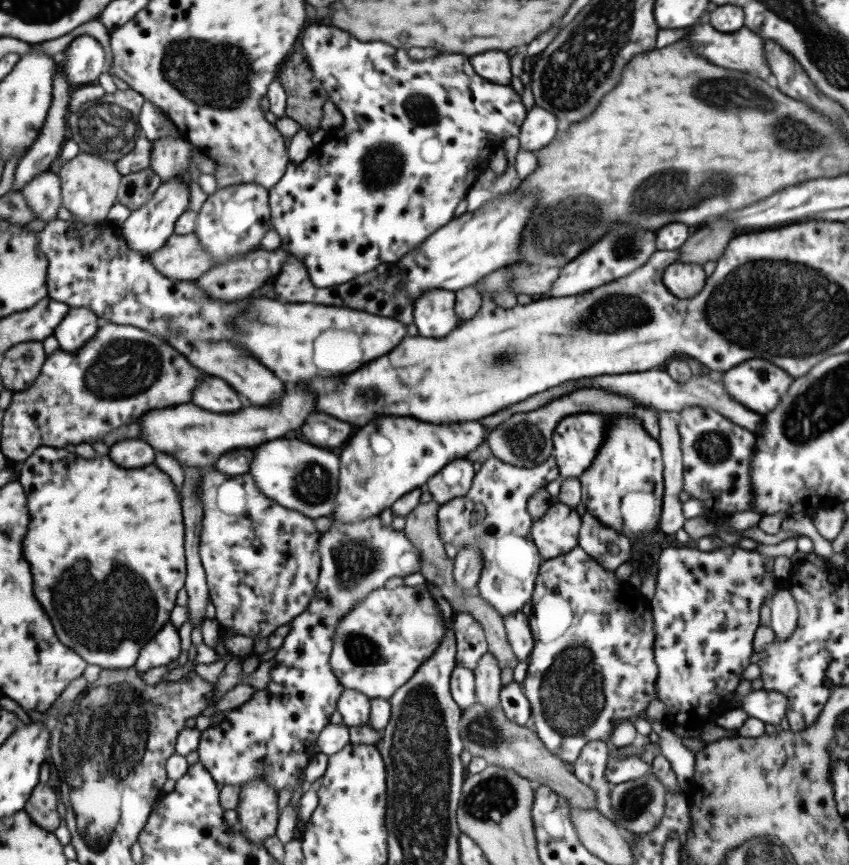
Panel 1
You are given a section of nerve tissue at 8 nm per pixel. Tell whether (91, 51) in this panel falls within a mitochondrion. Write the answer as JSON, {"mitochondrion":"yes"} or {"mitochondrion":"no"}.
{"mitochondrion":"no"}

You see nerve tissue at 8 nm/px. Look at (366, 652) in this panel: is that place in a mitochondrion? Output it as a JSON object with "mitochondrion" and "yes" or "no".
{"mitochondrion":"yes"}

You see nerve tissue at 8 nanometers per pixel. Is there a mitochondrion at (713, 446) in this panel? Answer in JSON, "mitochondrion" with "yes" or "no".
{"mitochondrion":"yes"}

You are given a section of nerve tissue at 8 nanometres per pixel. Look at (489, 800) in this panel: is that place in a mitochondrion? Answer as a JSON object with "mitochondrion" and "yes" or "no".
{"mitochondrion":"yes"}

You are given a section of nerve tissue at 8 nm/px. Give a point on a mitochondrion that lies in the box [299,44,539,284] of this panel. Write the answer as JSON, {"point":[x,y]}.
{"point":[395,159]}

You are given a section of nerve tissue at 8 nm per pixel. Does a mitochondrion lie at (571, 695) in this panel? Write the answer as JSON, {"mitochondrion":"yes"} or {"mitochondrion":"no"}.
{"mitochondrion":"yes"}

